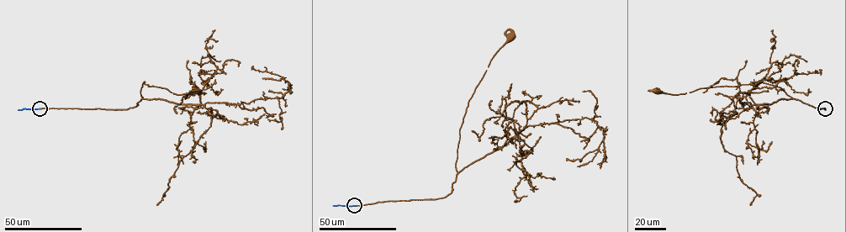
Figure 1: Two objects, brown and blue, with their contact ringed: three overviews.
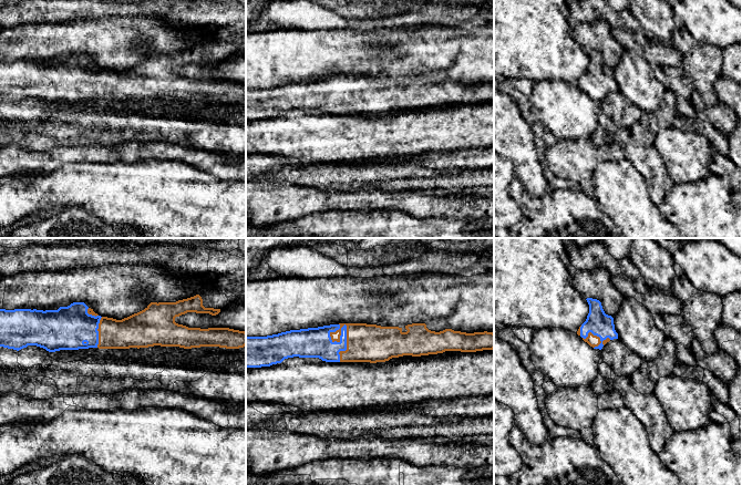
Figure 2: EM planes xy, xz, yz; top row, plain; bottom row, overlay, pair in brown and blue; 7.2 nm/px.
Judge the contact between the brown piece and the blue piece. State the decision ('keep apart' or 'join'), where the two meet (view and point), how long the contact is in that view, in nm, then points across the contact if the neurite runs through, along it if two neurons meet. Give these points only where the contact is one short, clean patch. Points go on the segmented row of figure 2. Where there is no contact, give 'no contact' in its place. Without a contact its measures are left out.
join | xz (347, 344) | 280 nm | across xz (372, 343), (347, 344), (313, 342)

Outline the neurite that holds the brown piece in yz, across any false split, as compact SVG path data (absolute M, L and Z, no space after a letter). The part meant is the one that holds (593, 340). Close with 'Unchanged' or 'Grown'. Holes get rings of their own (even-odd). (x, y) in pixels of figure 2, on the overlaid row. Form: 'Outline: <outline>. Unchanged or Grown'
Outline: M592 298L586 300L589 305L589 313L577 334L594 349L601 350L607 342L618 339L614 318L605 313L599 300Z. Grown

